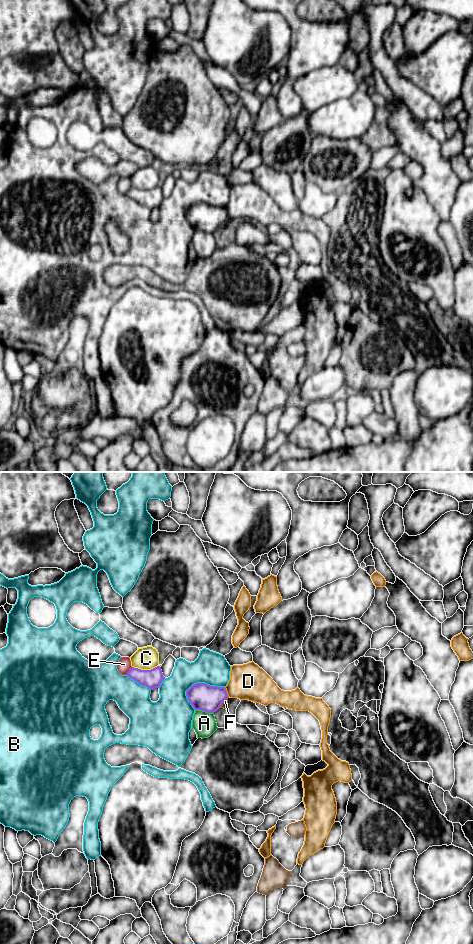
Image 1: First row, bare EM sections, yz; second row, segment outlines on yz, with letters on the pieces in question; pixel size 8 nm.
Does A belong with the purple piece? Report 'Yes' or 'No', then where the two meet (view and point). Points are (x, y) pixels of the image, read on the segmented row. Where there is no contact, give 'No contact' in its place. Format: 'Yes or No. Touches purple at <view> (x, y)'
No. Touches purple at yz (204, 710)

